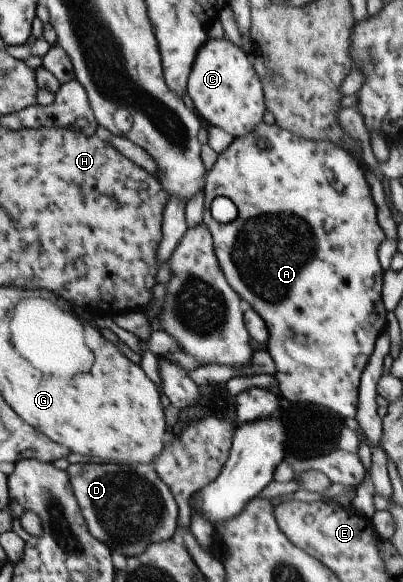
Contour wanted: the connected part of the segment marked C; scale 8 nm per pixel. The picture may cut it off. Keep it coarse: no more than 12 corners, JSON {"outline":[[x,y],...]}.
{"outline":[[209,38],[187,93],[229,135],[264,121],[261,80],[239,46]]}

